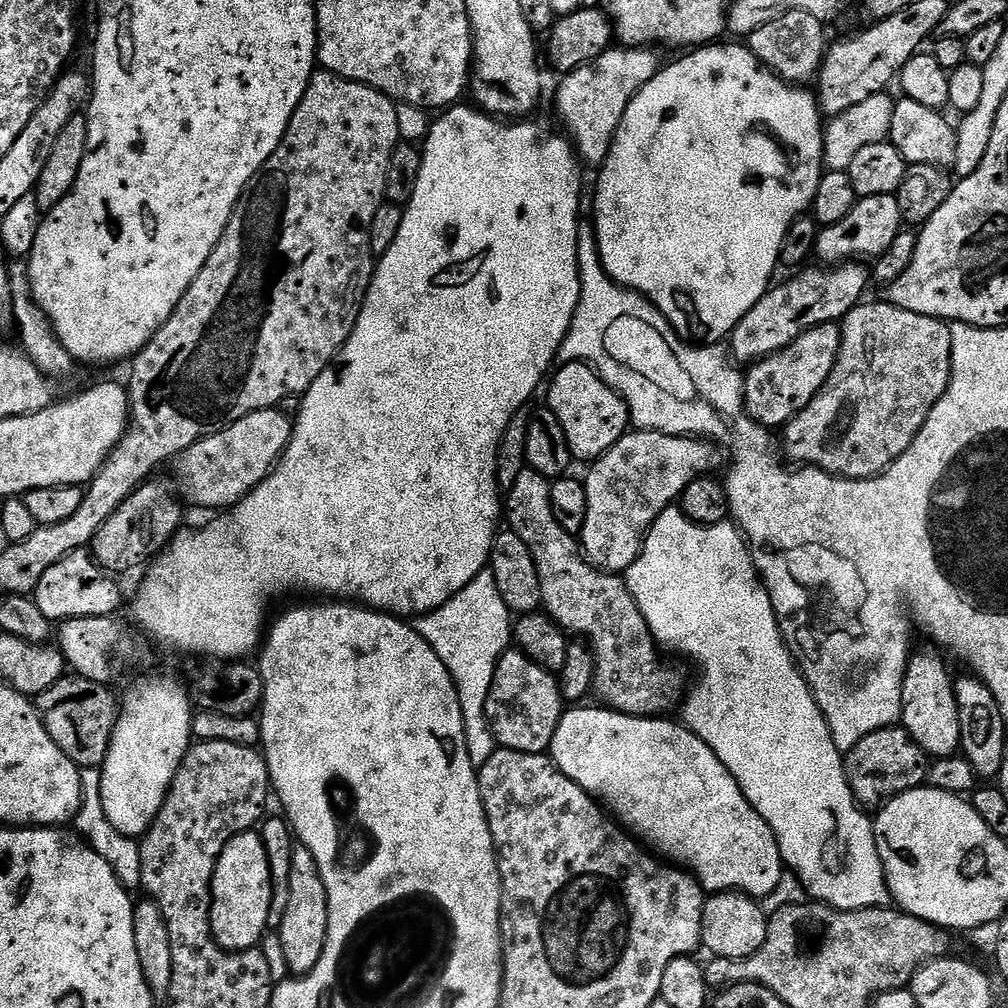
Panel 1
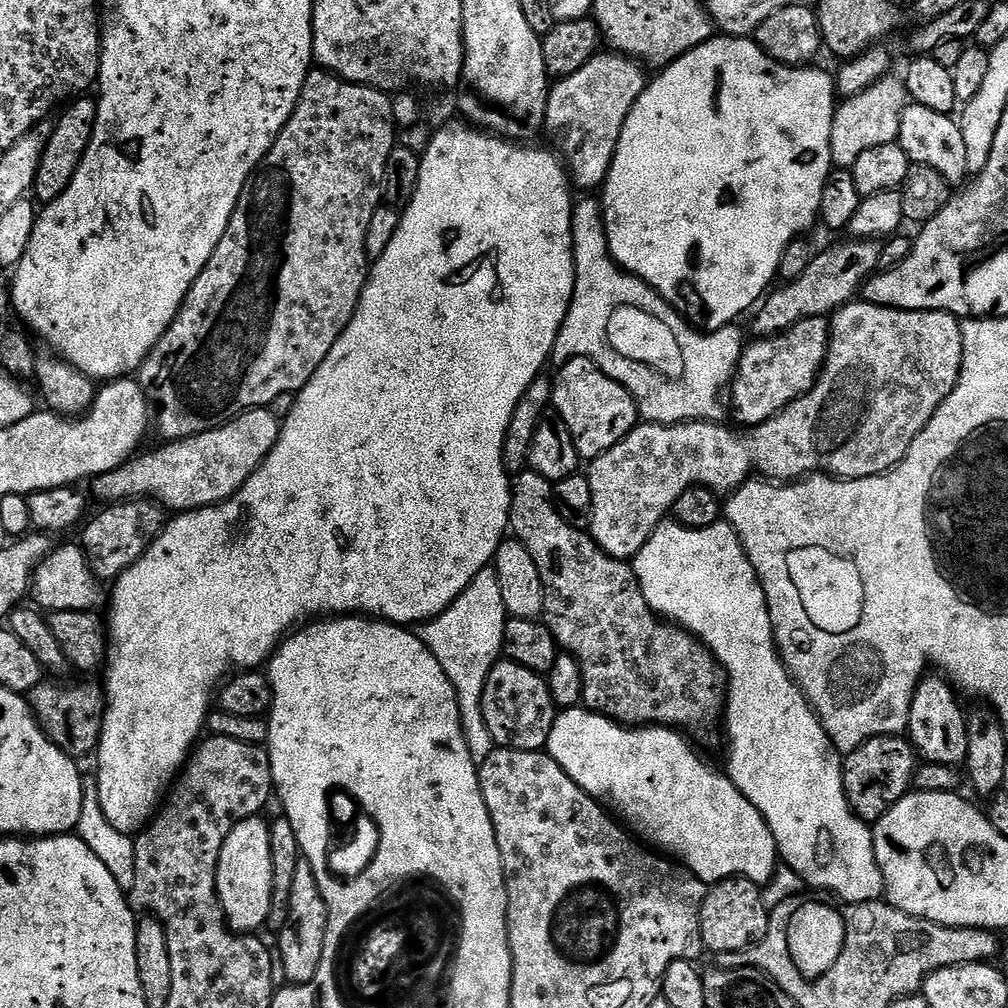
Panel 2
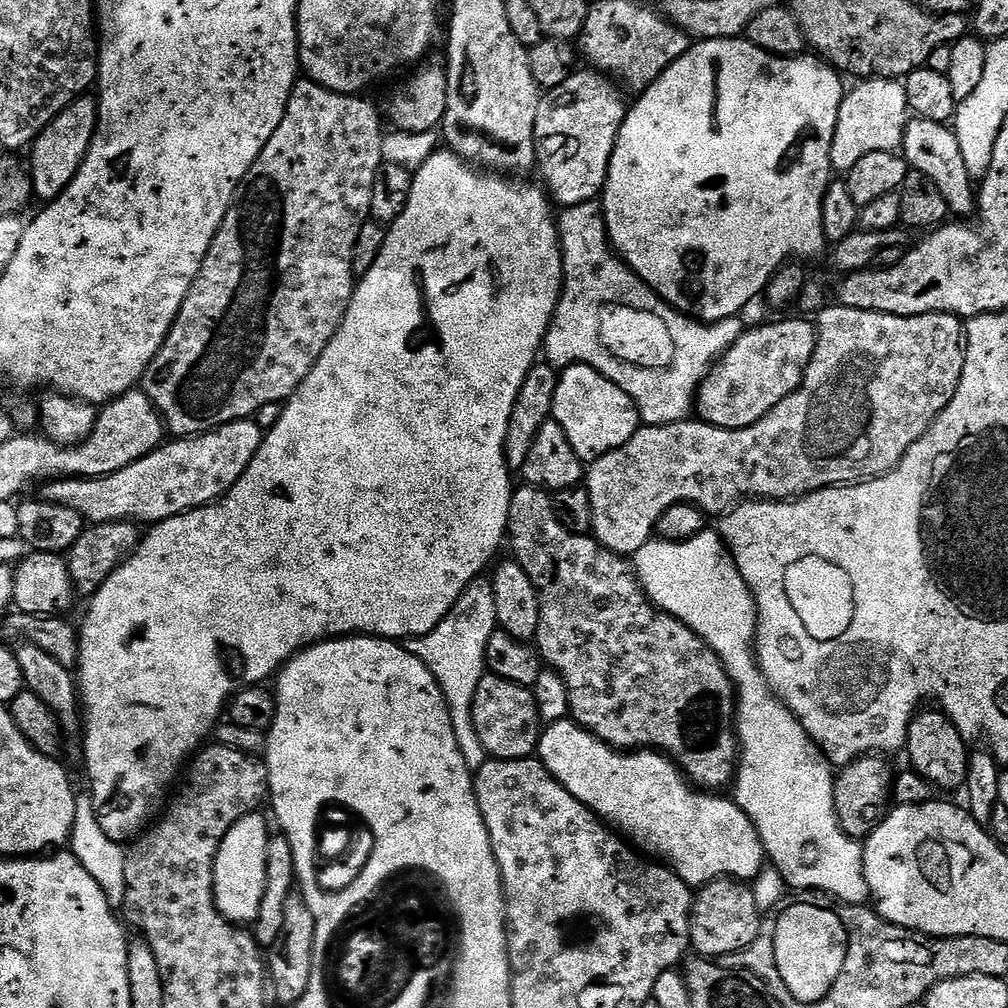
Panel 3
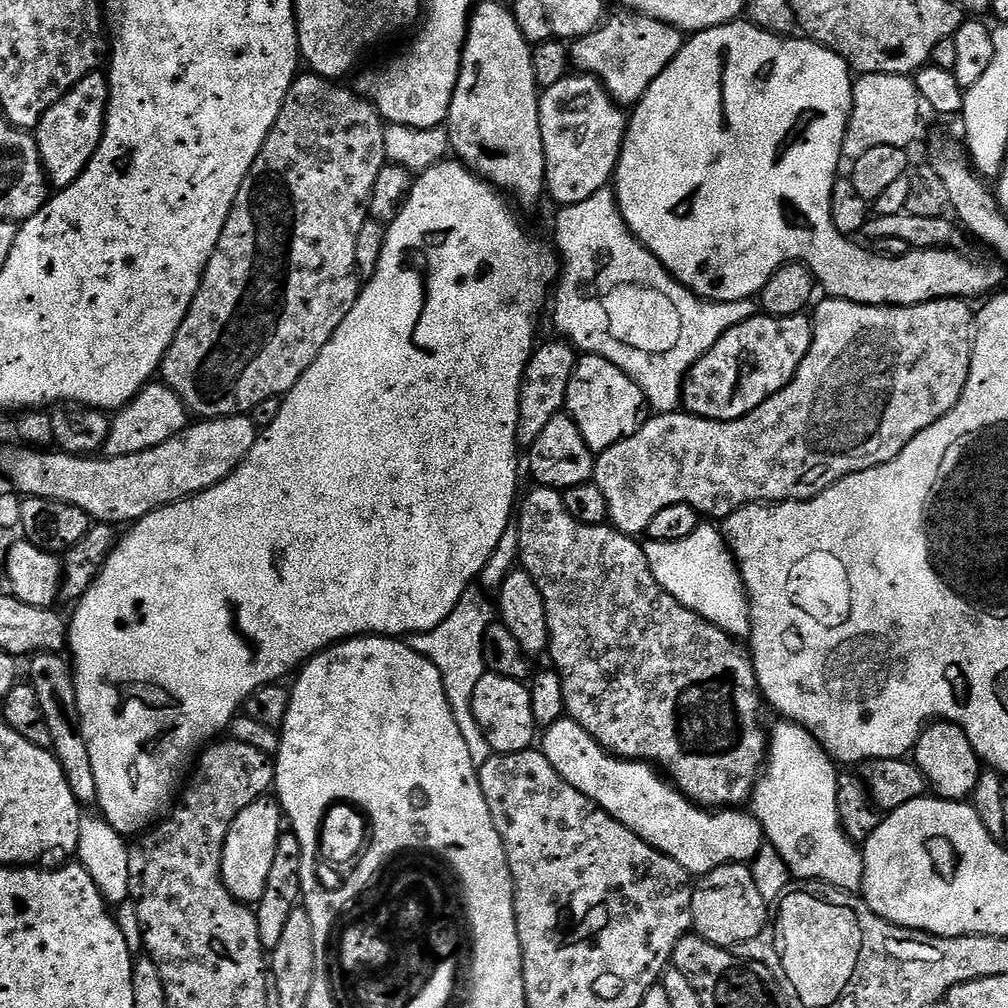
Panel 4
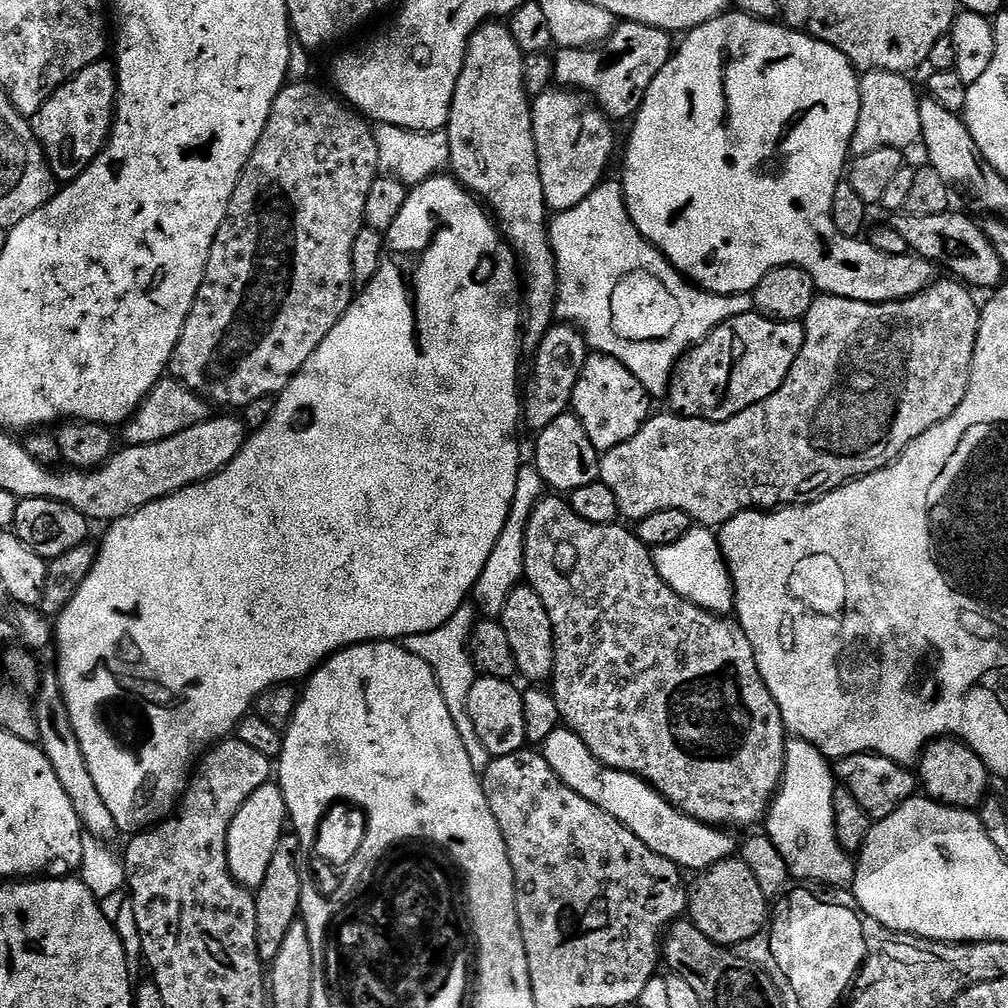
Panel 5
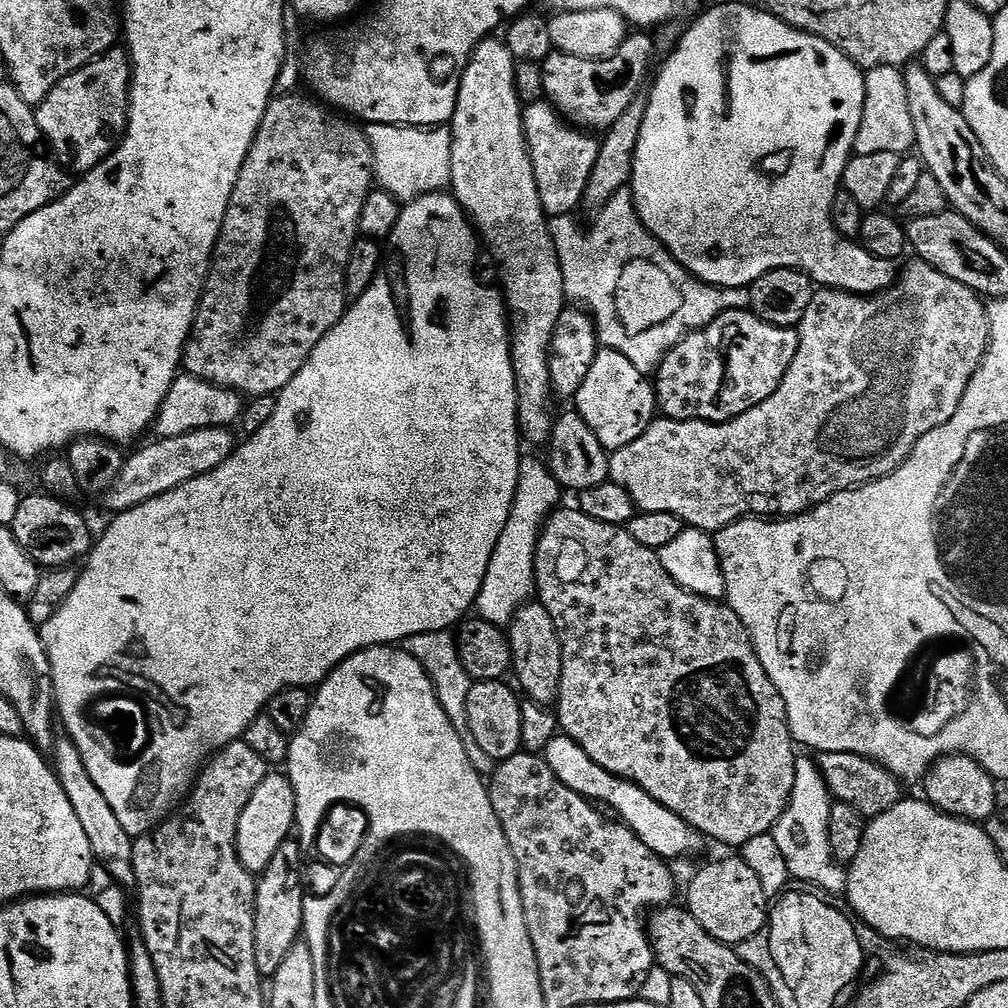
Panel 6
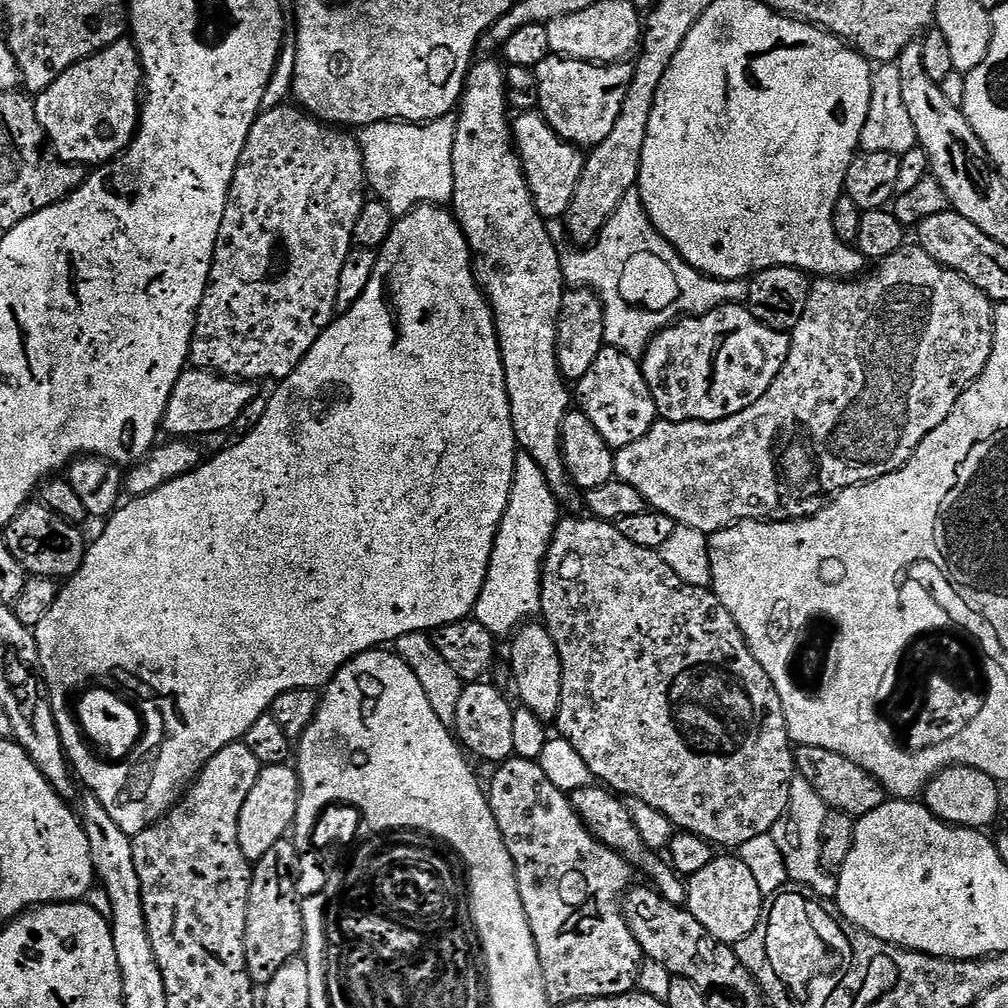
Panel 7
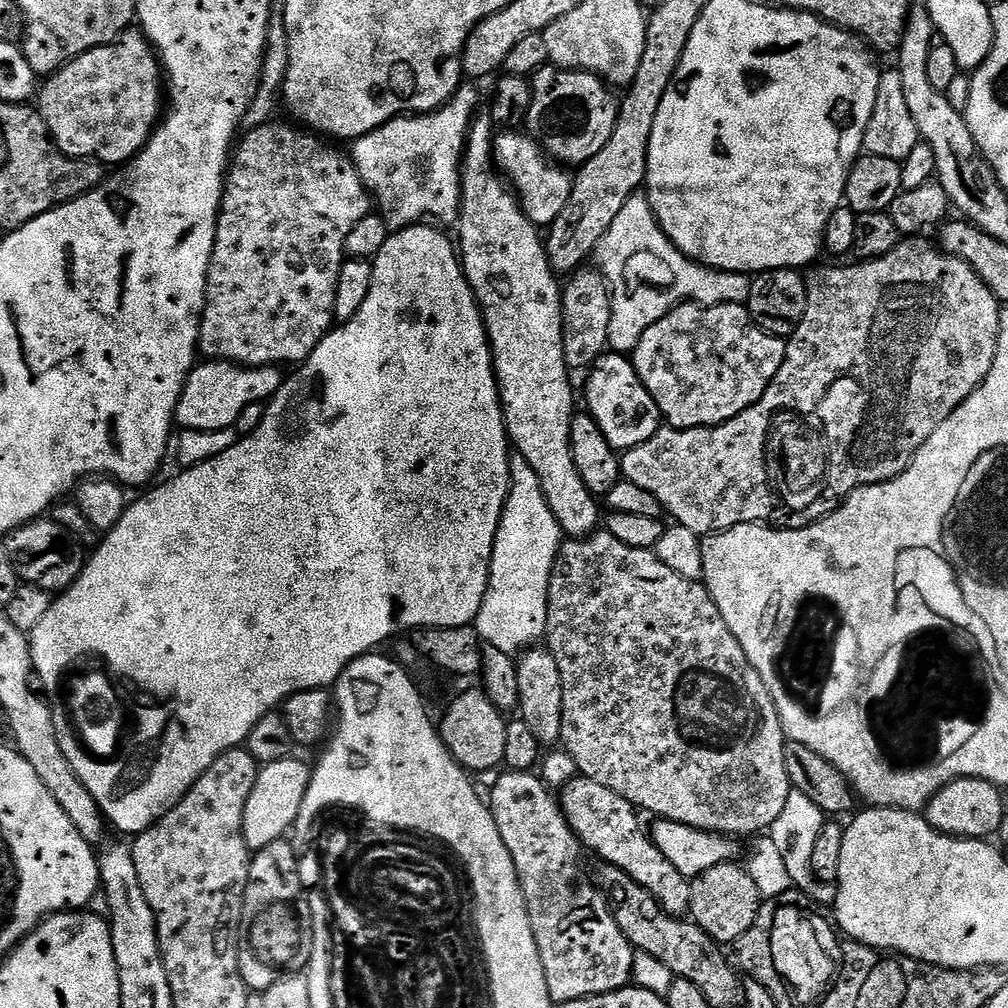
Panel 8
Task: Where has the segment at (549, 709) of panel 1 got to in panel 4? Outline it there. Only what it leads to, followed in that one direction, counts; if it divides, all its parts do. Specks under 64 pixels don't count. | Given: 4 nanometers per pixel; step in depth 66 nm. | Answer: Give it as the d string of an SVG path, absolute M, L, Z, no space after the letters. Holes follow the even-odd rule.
M485 671L484 676L478 678L478 686L472 695L472 709L474 710L474 718L495 755L501 756L502 754L527 752L535 745L532 744L535 740L537 743L538 729L534 722L534 710L530 706L530 690L525 681L506 678L505 676Z

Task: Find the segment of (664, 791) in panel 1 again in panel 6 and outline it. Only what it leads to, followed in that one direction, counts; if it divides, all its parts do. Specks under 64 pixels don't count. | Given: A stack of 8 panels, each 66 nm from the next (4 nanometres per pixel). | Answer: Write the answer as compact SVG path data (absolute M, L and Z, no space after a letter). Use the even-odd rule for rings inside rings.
M556 735L546 746L542 755L550 766L550 770L553 770L558 780L563 782L568 789L574 790L578 795L586 797L593 803L607 804L619 814L614 813L656 856L671 860L685 853L696 854L704 844L706 845L705 837L694 831L684 819L666 810L661 803L656 803L638 785L622 780L598 766L594 758L590 758L590 754L586 754L586 750L582 750L582 746L578 746L578 742L574 742L568 736Z

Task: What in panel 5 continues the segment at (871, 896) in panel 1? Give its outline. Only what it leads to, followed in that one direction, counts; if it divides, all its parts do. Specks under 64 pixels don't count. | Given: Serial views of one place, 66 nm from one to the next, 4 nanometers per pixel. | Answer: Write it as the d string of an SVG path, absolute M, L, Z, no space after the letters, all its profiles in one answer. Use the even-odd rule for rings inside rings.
M694 526L674 546L662 546L652 552L652 561L658 574L682 598L694 602L708 612L728 614L734 608L732 579L724 565L724 555L720 552L720 541L715 531L703 526ZM789 739L784 780L768 810L766 835L778 848L789 873L797 881L844 888L851 885L852 878L856 875L853 857L842 850L834 830L832 804L837 787L838 781L829 757L823 756L808 741Z

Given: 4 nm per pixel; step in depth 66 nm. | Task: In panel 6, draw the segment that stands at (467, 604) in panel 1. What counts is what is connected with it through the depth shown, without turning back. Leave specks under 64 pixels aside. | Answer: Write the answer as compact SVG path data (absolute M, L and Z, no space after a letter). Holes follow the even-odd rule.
M448 630L414 634L410 639L403 641L402 647L422 665L432 680L434 690L438 694L438 702L442 702L442 710L446 710L446 718L450 718L454 730L458 730L458 734L466 746L466 758L470 758L476 773L485 778L491 777L492 773L496 771L497 760L490 758L490 754L486 754L486 750L482 750L482 746L478 746L478 742L474 742L474 734L468 732L466 698L470 694L474 682L468 677L462 666L457 637Z

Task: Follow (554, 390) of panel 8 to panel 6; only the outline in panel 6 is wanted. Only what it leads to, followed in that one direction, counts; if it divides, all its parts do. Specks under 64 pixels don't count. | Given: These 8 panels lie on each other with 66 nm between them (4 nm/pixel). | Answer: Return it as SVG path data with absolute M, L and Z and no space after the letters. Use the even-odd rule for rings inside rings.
M489 38L483 40L477 48L472 51L472 58L468 61L466 70L460 79L460 89L458 90L458 102L454 106L454 114L450 121L452 129L452 153L450 154L450 195L452 195L461 208L464 215L469 217L476 229L476 235L486 247L492 251L494 259L500 263L500 280L502 285L502 295L506 301L507 311L510 313L510 335L512 338L512 365L516 371L516 415L523 439L532 444L547 445L548 437L552 435L554 423L554 412L548 409L548 399L553 399L552 383L550 382L550 370L548 369L548 357L552 351L552 335L554 326L558 326L558 318L564 313L566 307L566 297L564 295L564 283L562 282L562 266L558 262L556 247L552 241L552 235L548 229L549 217L542 206L542 198L538 198L538 182L534 182L534 166L532 165L532 152L526 142L524 133L524 110L516 93L514 86L514 70L517 66L517 59L508 49L507 43L503 39Z

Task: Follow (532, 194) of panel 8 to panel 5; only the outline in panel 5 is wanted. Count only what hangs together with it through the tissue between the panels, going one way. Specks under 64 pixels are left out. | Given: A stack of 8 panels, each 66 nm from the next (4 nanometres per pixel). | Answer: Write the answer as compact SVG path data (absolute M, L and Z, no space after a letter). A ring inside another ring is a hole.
M549 90L535 97L531 106L534 146L538 150L538 174L542 178L544 202L553 213L565 212L578 206L578 202L582 202L582 198L589 196L605 179L604 171L616 148L616 136L612 133L614 124L587 95L574 90Z

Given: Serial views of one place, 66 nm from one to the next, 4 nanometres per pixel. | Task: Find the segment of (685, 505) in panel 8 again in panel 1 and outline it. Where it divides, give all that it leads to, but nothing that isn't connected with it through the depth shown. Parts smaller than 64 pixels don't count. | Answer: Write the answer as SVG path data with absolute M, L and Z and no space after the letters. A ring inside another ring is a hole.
M861 302L857 304L850 314L846 314L840 324L842 334L842 346L838 350L838 358L834 362L834 370L830 370L830 378L818 390L815 398L806 407L783 425L784 440L782 436L782 452L789 461L797 460L795 463L800 466L811 466L828 472L831 476L839 476L846 480L869 480L872 476L878 476L884 469L890 467L896 459L914 442L914 438L922 430L930 410L934 410L936 403L942 398L942 394L948 388L952 377L952 330L943 320L936 320L933 316L923 316L902 310L898 306L887 302L881 304L868 304ZM639 430L629 431L627 434L617 442L611 450L606 454L599 456L597 460L591 461L588 476L583 477L584 489L586 490L586 526L578 533L579 543L582 545L582 551L598 568L603 568L605 572L613 574L627 573L631 564L640 557L640 551L644 545L644 538L648 531L651 530L652 524L659 518L666 509L673 507L679 501L680 495L686 490L686 486L690 486L690 482L694 482L694 478L699 476L707 476L709 474L719 473L725 467L726 456L722 451L721 445L711 441L702 440L699 436L667 436L661 432L641 432Z

